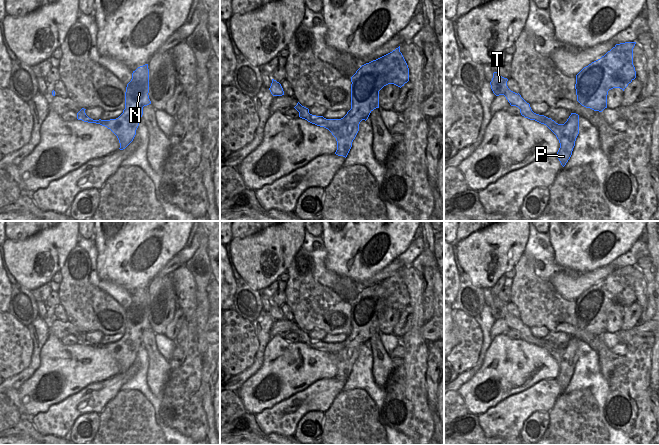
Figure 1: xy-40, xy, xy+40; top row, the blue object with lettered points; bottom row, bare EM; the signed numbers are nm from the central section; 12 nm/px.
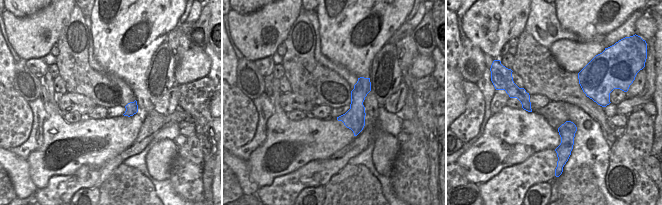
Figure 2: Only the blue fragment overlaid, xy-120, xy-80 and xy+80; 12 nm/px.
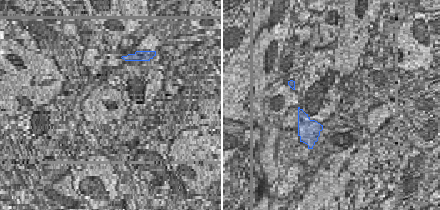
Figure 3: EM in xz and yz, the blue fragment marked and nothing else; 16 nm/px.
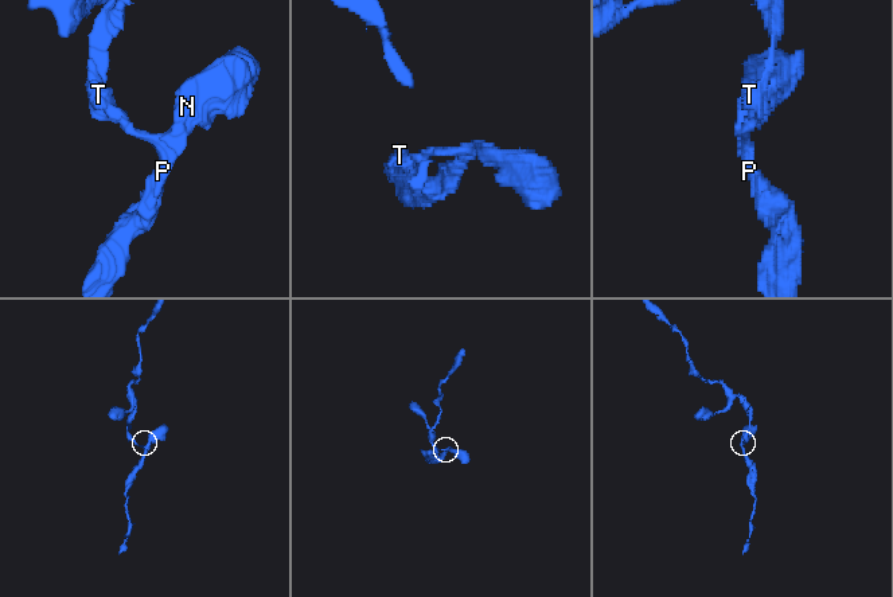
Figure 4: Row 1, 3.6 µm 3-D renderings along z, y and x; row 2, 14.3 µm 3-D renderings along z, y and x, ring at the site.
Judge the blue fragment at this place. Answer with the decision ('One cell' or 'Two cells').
One cell.

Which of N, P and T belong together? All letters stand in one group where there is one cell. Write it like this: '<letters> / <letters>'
N P T

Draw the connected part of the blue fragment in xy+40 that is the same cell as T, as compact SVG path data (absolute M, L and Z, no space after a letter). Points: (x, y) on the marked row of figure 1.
M494 72L492 81L490 82L493 93L496 96L504 95L511 106L516 106L520 109L522 116L546 125L556 135L560 143L556 156L564 167L572 155L575 141L579 134L579 115L571 113L564 124L558 124L551 118L536 114L532 111L530 104L519 93L517 94L508 88L507 81L507 78Z

